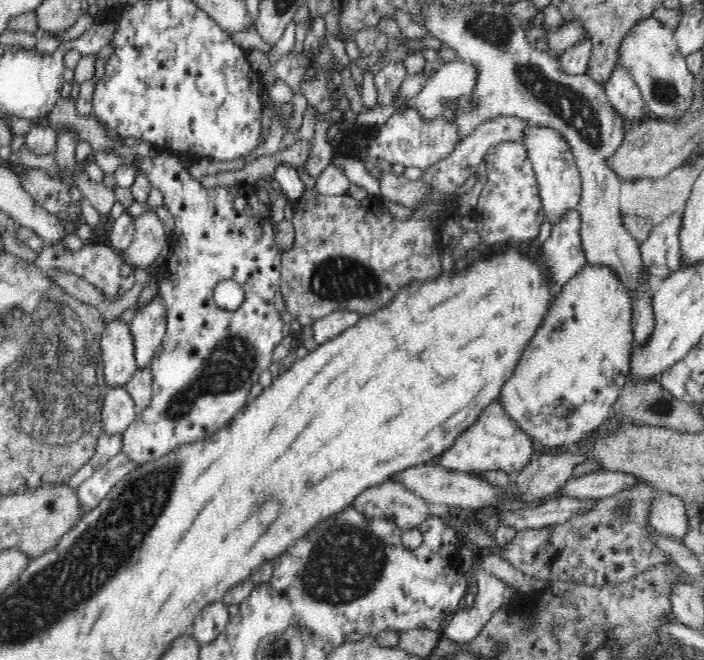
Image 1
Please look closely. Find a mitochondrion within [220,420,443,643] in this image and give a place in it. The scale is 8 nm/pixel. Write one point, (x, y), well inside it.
(343, 565)

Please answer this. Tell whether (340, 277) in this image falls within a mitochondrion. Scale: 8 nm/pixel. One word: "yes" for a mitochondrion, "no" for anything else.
yes

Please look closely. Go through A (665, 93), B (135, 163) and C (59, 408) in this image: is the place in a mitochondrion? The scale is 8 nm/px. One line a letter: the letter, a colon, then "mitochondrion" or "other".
A: mitochondrion
B: other
C: mitochondrion

